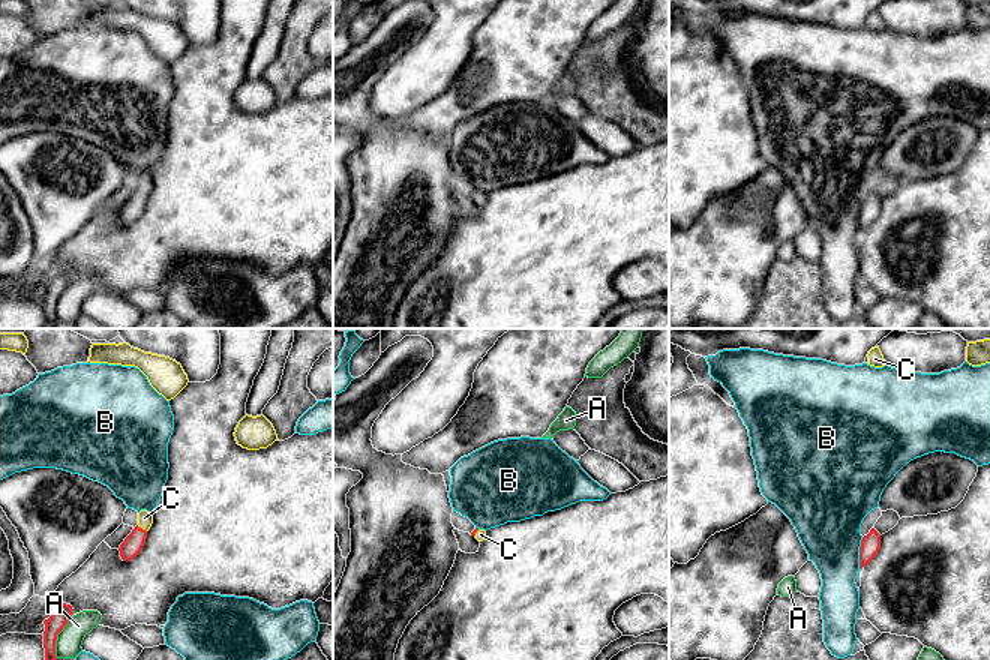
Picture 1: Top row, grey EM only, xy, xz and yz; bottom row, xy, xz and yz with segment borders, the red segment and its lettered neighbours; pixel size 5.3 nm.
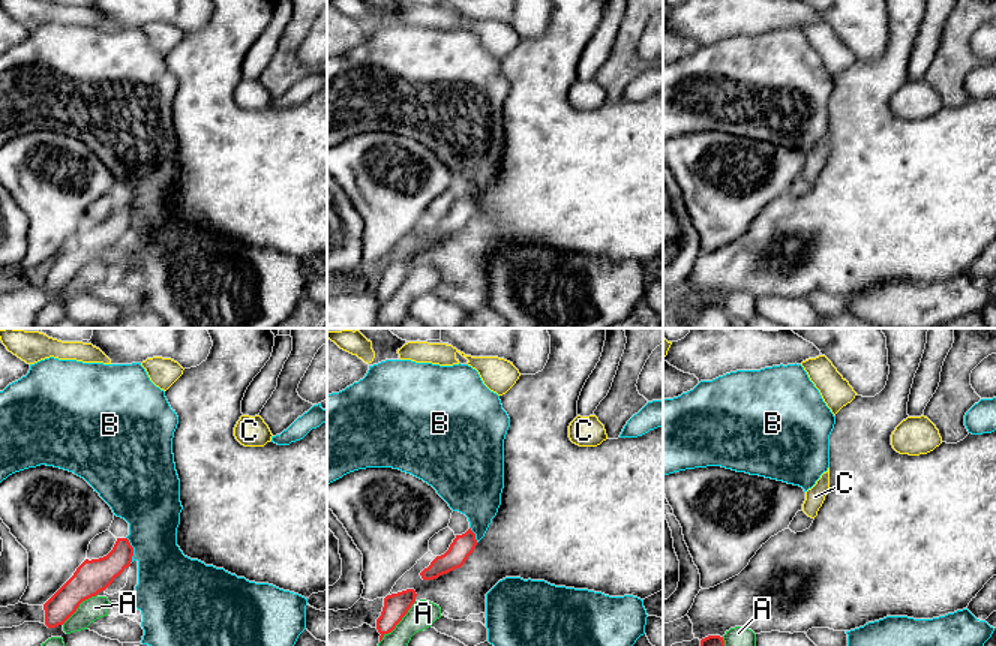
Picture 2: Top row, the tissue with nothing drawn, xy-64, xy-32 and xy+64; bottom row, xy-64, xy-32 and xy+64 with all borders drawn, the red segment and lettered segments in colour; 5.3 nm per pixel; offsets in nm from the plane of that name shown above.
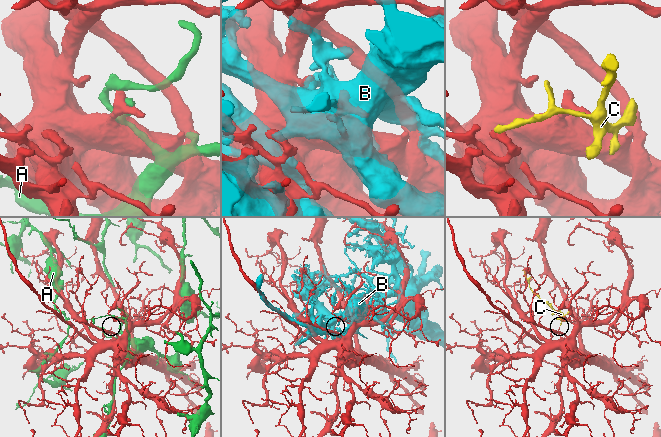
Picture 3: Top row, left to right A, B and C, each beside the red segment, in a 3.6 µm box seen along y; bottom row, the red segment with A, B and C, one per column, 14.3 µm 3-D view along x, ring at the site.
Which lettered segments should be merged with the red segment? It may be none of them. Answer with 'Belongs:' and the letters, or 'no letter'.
Belongs: C

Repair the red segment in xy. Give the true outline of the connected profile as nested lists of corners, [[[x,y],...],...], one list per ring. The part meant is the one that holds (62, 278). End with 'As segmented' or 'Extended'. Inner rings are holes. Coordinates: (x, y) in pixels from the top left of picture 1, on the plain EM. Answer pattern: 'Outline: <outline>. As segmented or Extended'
Outline: [[[66,267],[56,268],[52,279],[44,285],[44,312],[45,312],[45,324],[42,328],[52,328],[56,321],[56,304],[57,298],[63,294],[68,285],[72,282],[72,270]]]. As segmented

